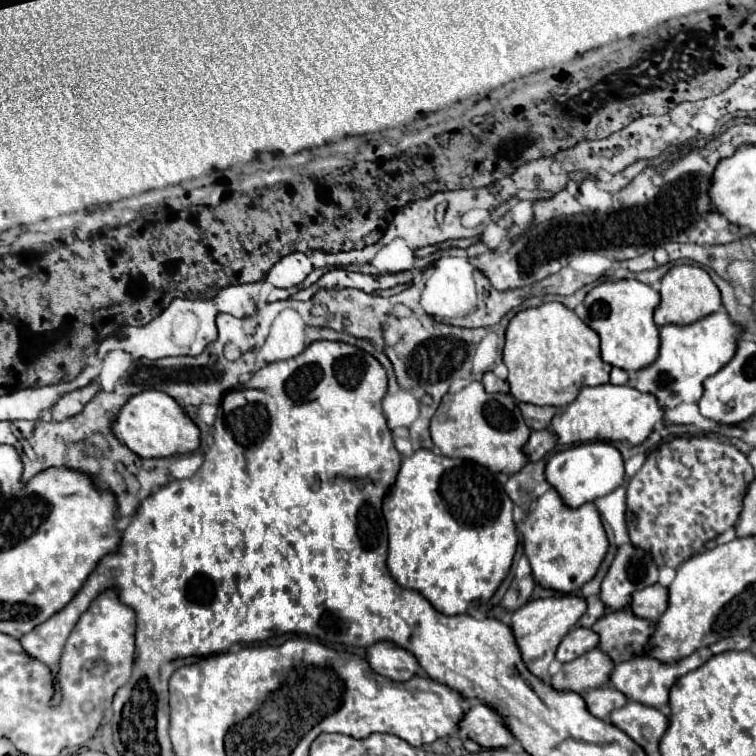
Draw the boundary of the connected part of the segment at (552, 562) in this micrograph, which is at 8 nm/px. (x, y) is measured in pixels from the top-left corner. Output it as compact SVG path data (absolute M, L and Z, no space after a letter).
M548 489L536 499L536 507L532 507L528 517L522 521L520 529L524 533L524 553L530 559L534 579L542 587L560 593L580 591L582 585L596 575L608 551L606 531L602 527L596 505L584 503L582 507L572 509L564 505L556 489Z

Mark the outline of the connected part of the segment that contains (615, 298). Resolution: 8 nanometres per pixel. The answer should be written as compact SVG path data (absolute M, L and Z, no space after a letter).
M636 279L604 281L596 285L584 299L588 315L584 323L594 329L602 341L602 359L612 367L620 367L628 373L648 367L658 357L660 335L652 319L654 309L660 303L658 291Z

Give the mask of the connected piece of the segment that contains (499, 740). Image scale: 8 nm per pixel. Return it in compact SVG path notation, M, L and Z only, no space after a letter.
M476 701L472 705L472 711L464 715L464 723L460 723L458 737L474 739L484 749L510 747L514 743L514 735L510 733L504 717L498 715L496 709L480 701Z

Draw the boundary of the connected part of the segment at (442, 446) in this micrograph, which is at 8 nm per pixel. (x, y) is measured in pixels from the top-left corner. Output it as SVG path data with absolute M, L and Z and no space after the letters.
M478 381L466 385L460 393L446 393L442 397L442 403L430 421L430 435L434 445L444 455L470 459L474 463L480 463L482 467L488 467L492 473L500 471L512 475L528 463L520 447L524 447L524 443L528 441L530 429L526 427L520 409L514 405L512 395L490 395Z

